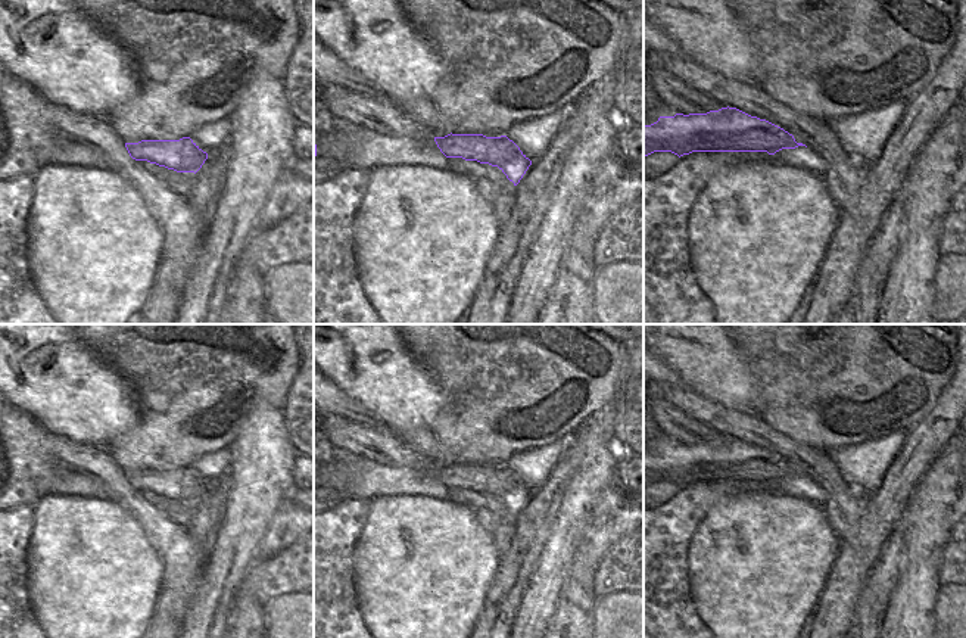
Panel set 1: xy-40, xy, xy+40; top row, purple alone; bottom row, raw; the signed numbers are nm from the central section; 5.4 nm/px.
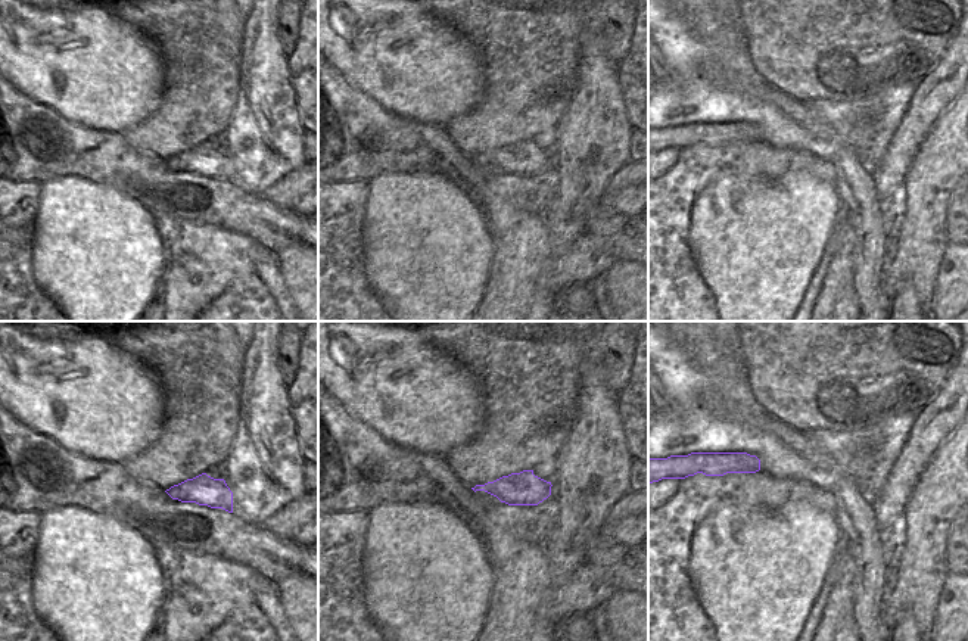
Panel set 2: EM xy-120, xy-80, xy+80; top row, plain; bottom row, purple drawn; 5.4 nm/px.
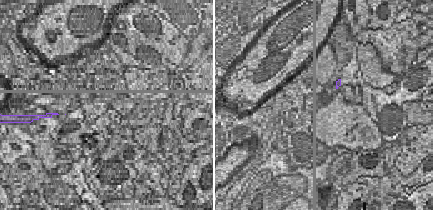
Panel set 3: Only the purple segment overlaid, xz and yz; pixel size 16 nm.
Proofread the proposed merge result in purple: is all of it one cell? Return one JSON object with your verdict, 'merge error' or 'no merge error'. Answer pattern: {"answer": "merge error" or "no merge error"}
{"answer": "no merge error"}

